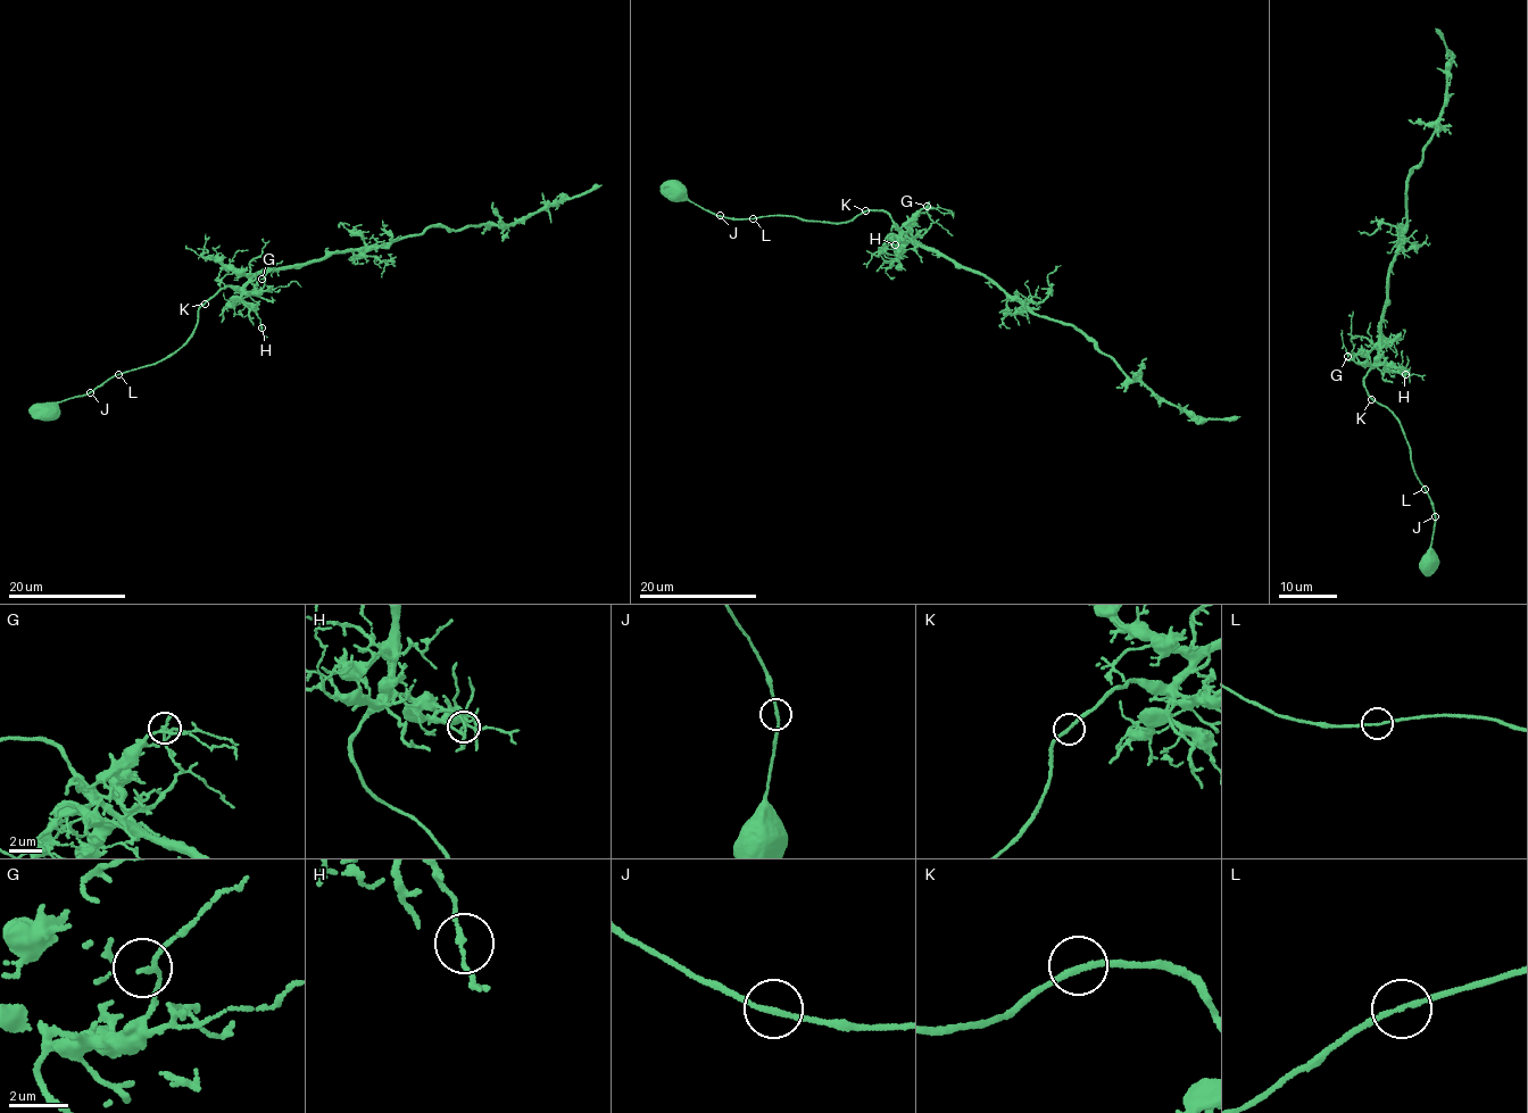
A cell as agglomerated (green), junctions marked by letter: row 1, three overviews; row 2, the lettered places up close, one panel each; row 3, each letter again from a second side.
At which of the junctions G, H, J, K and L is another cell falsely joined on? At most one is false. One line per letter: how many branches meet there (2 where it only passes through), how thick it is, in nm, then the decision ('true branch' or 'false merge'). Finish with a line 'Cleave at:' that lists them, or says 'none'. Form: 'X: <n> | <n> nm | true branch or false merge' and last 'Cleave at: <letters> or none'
G: 2 | 150 nm | true branch
H: 2 | 130 nm | true branch
J: 2 | 160 nm | true branch
K: 2 | 200 nm | true branch
L: 2 | 140 nm | true branch
Cleave at: none

